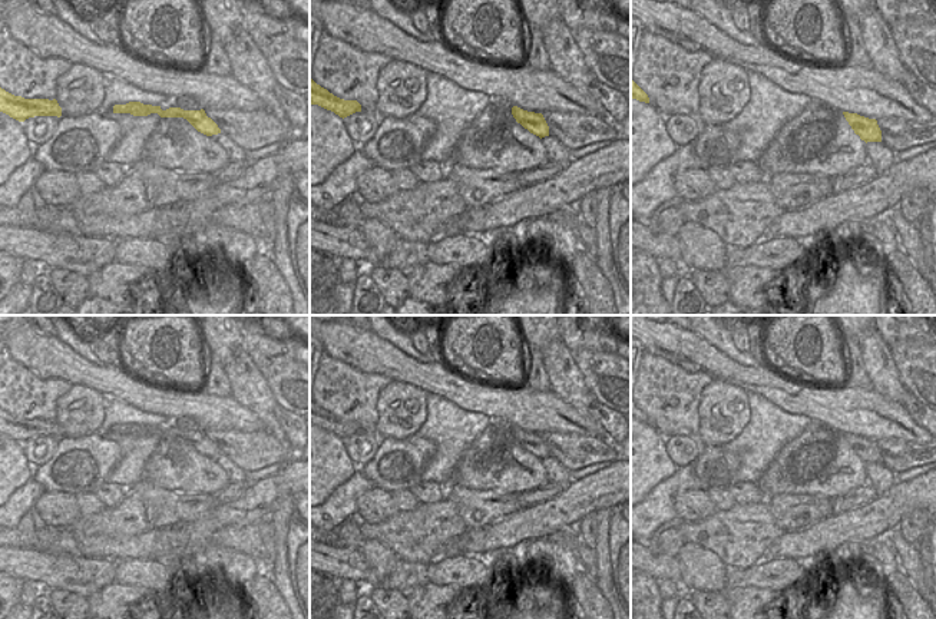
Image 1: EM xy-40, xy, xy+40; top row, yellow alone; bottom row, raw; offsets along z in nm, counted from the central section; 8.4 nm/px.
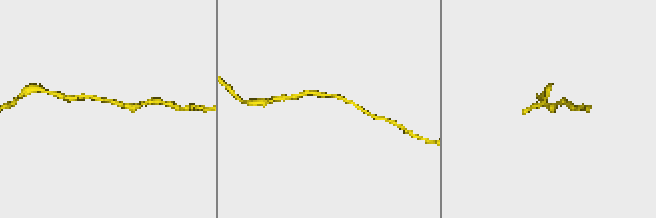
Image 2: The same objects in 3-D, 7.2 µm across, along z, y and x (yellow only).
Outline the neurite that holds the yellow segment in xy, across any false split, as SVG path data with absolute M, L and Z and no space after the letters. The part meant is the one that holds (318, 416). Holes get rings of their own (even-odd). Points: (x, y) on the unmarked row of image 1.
M310 400L310 424L331 431L343 440L361 433L361 426L357 421L340 420L317 406L312 400Z

